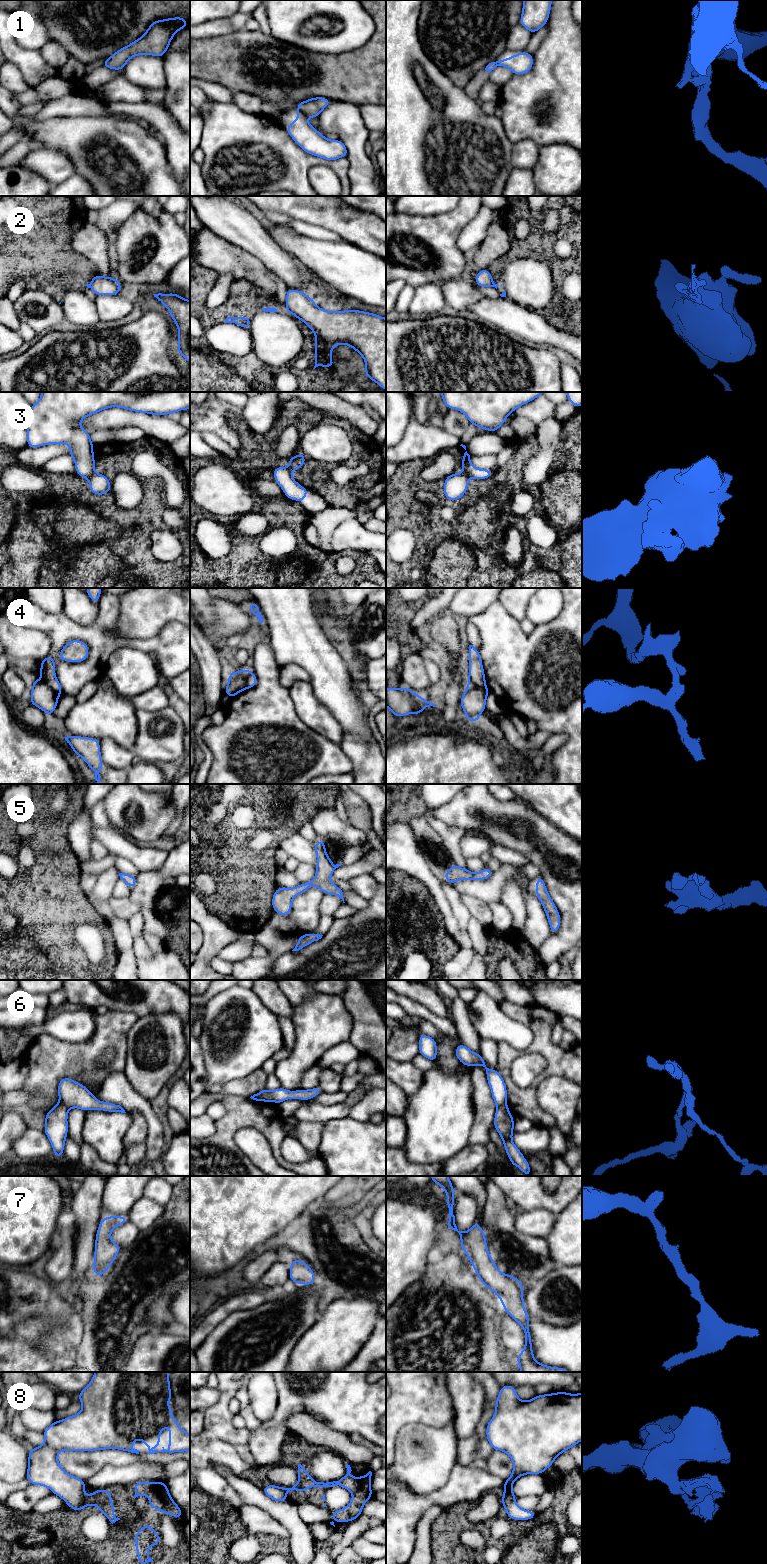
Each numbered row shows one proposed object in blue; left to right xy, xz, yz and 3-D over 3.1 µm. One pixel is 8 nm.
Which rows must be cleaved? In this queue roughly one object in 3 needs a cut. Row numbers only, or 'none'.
1, 2, 3, 4, 6, 8

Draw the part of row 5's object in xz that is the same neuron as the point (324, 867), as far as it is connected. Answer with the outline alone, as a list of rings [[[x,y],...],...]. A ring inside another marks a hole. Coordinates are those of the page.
[[[318,840],[315,845],[315,853],[317,858],[316,876],[307,883],[299,884],[294,888],[278,887],[272,896],[273,911],[288,916],[292,910],[292,900],[307,891],[311,886],[320,889],[324,894],[338,896],[343,900],[342,890],[330,881],[333,871],[342,864],[332,864],[331,858],[325,850],[327,841]]]

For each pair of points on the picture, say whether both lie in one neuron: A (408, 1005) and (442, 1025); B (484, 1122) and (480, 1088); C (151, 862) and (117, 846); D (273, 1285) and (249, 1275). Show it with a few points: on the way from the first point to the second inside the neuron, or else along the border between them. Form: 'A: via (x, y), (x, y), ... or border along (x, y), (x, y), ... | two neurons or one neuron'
A: via (416, 1009), (434, 1019) | one neuron
B: via (484, 1114), (482, 1096) | one neuron
C: via (143, 856), (125, 847) | one neuron
D: border along (276, 1261), (259, 1281) | two neurons

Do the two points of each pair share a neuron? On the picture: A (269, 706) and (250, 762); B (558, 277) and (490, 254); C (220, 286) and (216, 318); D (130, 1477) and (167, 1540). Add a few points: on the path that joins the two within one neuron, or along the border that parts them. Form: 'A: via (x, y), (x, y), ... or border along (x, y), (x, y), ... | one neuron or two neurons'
A: via (262, 720), (262, 748) | one neuron
B: border along (508, 235), (511, 249), (487, 268) | two neurons
C: border along (216, 283), (206, 299), (206, 306), (209, 309) | two neurons
D: border along (157, 1481), (142, 1481), (111, 1486) | two neurons

